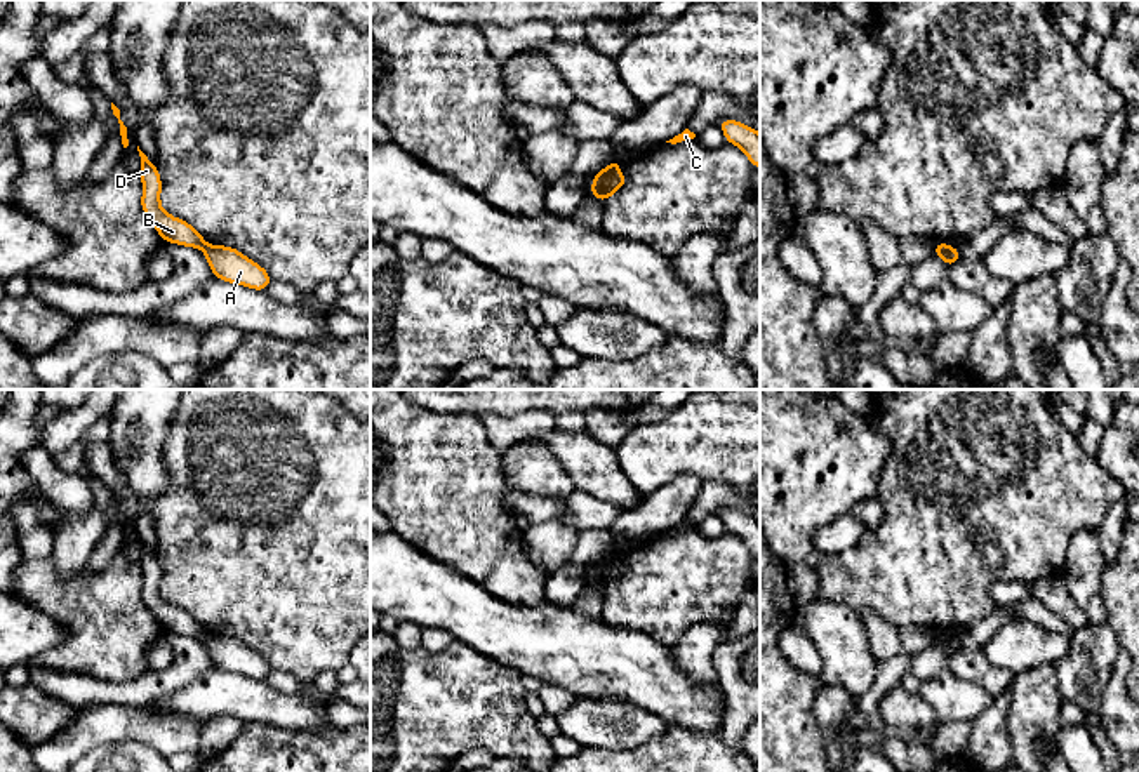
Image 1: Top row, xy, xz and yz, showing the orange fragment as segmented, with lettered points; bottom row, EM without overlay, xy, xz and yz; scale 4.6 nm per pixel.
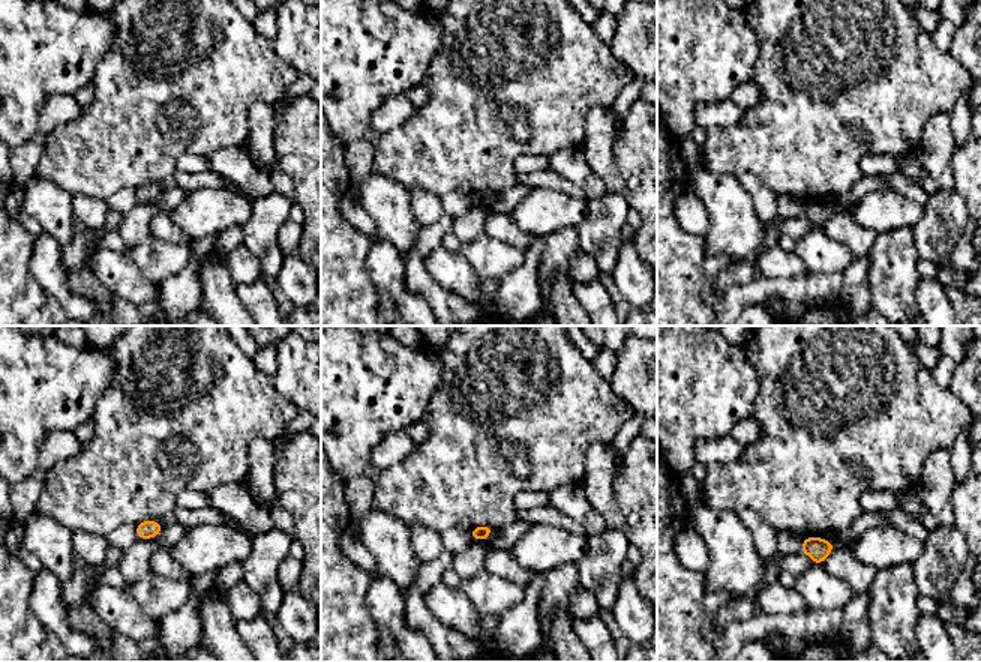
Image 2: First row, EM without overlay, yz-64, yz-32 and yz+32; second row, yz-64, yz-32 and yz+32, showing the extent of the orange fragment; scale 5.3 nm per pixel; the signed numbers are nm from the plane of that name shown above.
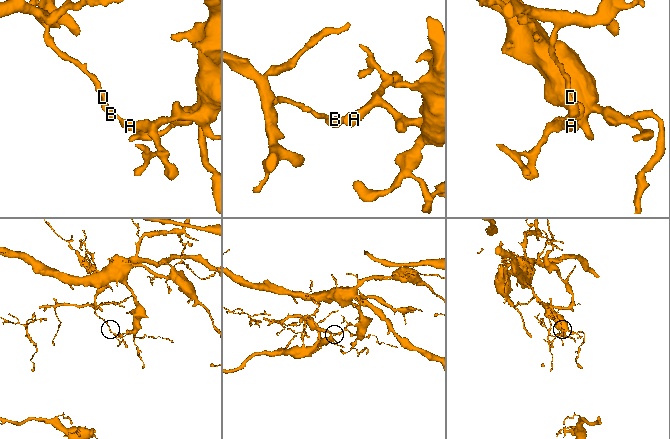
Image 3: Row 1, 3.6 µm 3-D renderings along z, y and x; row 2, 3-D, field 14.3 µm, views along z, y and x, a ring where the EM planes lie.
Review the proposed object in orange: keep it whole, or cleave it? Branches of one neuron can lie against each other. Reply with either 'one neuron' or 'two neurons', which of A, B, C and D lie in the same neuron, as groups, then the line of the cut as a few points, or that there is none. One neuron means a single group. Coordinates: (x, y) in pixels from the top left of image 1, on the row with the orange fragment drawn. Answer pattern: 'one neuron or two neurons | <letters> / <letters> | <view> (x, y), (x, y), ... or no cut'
two neurons | A C / B D | xy (206, 244), (202, 247)

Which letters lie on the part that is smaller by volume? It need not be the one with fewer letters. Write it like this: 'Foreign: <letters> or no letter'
Foreign: B, D

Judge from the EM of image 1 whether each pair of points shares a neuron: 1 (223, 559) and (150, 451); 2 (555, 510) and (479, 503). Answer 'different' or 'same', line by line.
1: different
2: different

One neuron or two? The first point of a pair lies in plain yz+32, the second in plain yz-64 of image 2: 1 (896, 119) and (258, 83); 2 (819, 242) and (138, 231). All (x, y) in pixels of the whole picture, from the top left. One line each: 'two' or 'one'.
1: one
2: two

